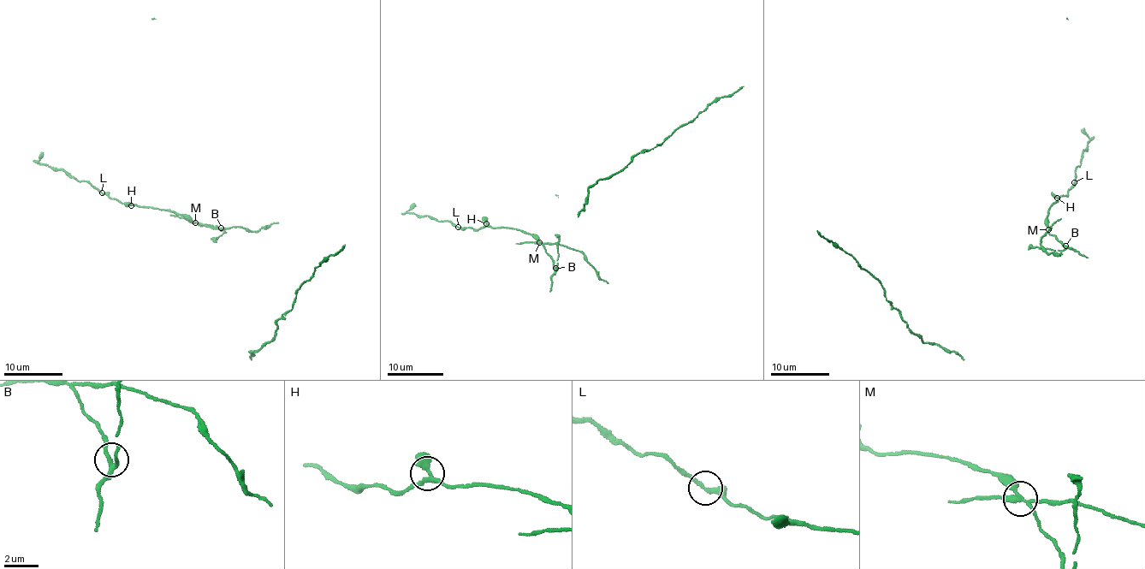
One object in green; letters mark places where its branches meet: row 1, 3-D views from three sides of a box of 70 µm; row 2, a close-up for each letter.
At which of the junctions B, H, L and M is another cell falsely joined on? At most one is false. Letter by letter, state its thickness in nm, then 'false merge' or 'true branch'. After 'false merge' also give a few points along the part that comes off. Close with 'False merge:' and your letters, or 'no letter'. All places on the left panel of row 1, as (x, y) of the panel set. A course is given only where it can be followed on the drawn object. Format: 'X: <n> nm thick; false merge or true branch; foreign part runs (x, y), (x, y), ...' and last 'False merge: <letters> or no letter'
B: 220 nm thick; true branch
H: 280 nm thick; true branch
L: 240 nm thick; true branch
M: 280 nm thick; false merge; foreign part runs (194, 223), (219, 228), (240, 227), (252, 231), (278, 222)
False merge: M

